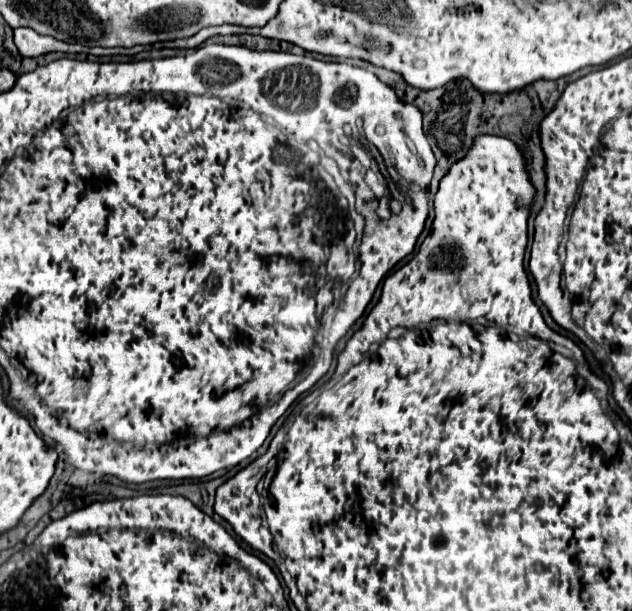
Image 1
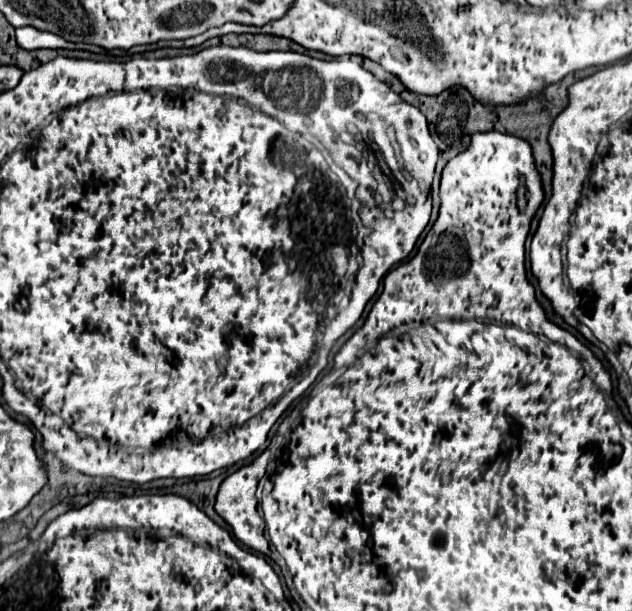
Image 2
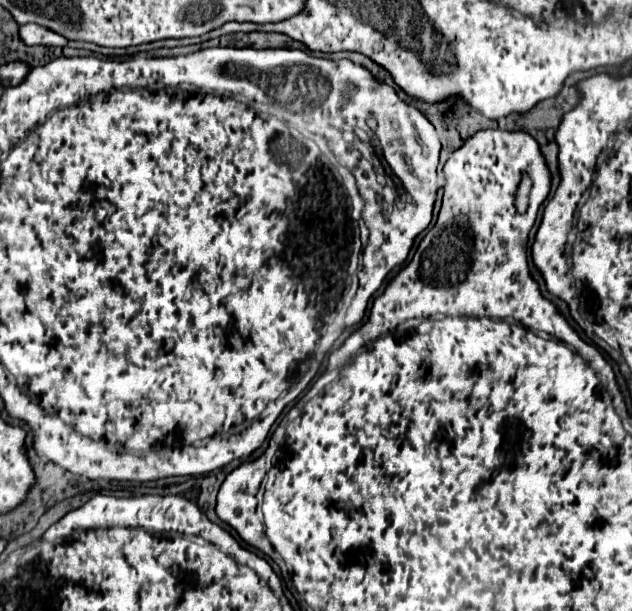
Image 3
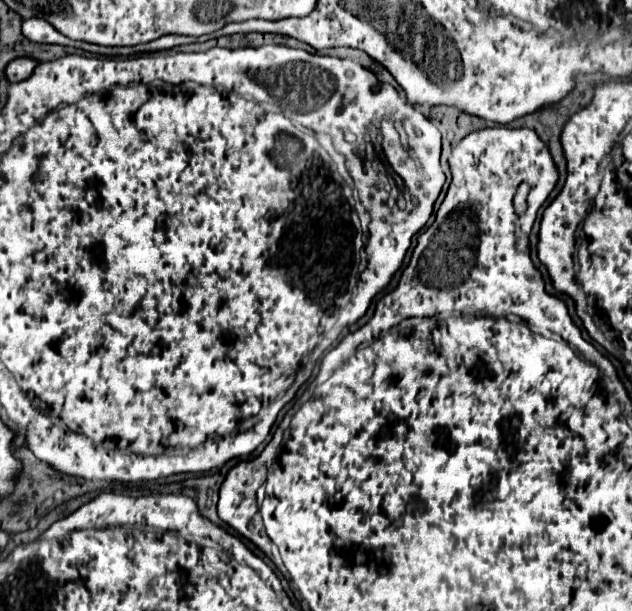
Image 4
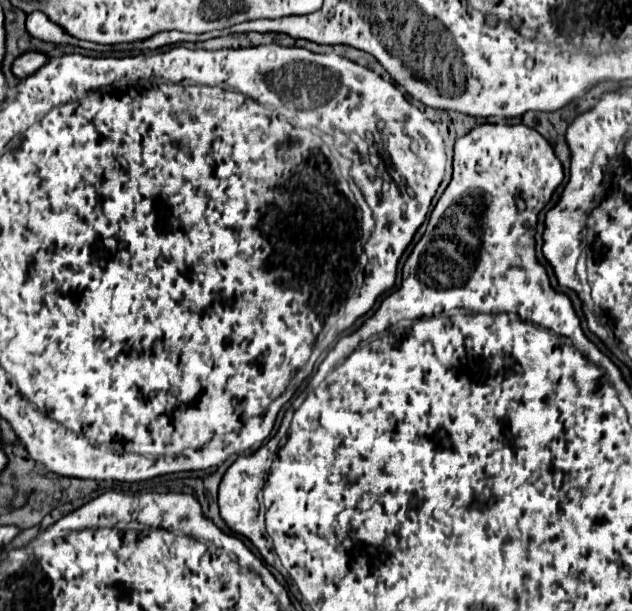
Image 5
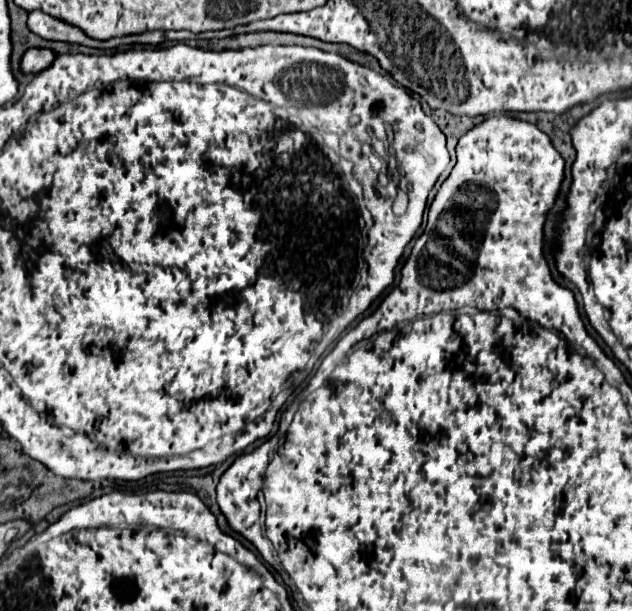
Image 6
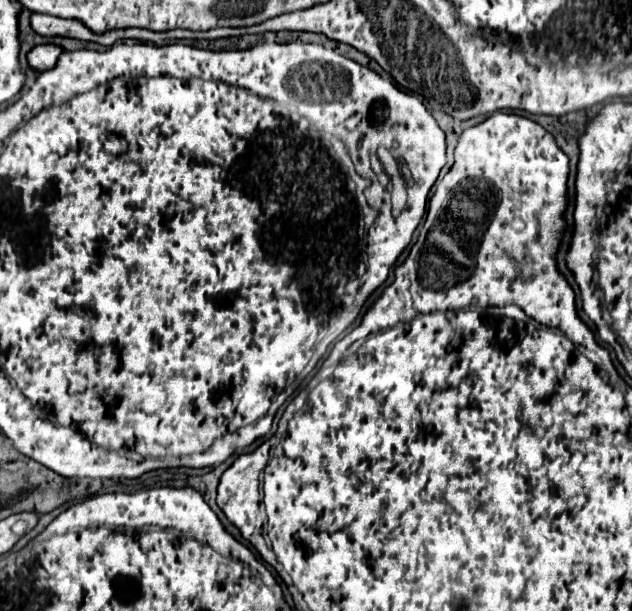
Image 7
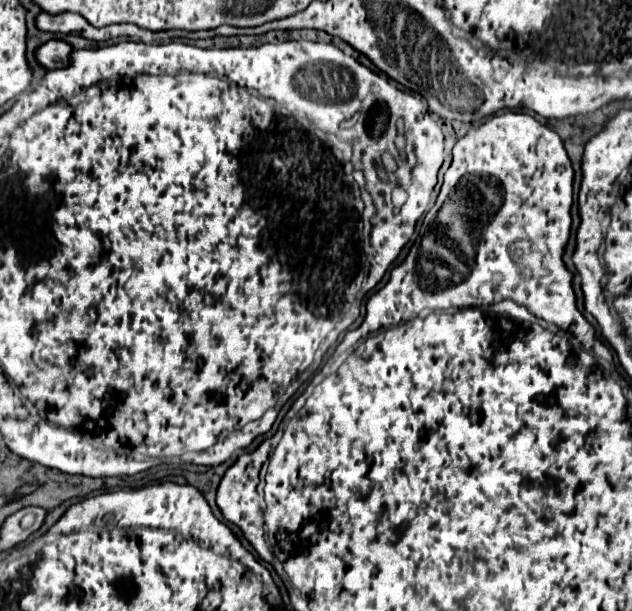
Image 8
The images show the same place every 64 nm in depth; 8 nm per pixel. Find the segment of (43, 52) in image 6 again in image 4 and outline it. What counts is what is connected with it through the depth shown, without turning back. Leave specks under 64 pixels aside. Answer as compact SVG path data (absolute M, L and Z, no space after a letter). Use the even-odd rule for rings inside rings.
M32 58L12 60L12 64L8 64L8 68L6 68L6 78L8 78L10 84L22 82L22 80L26 80L32 74L34 68L36 68L36 62Z

